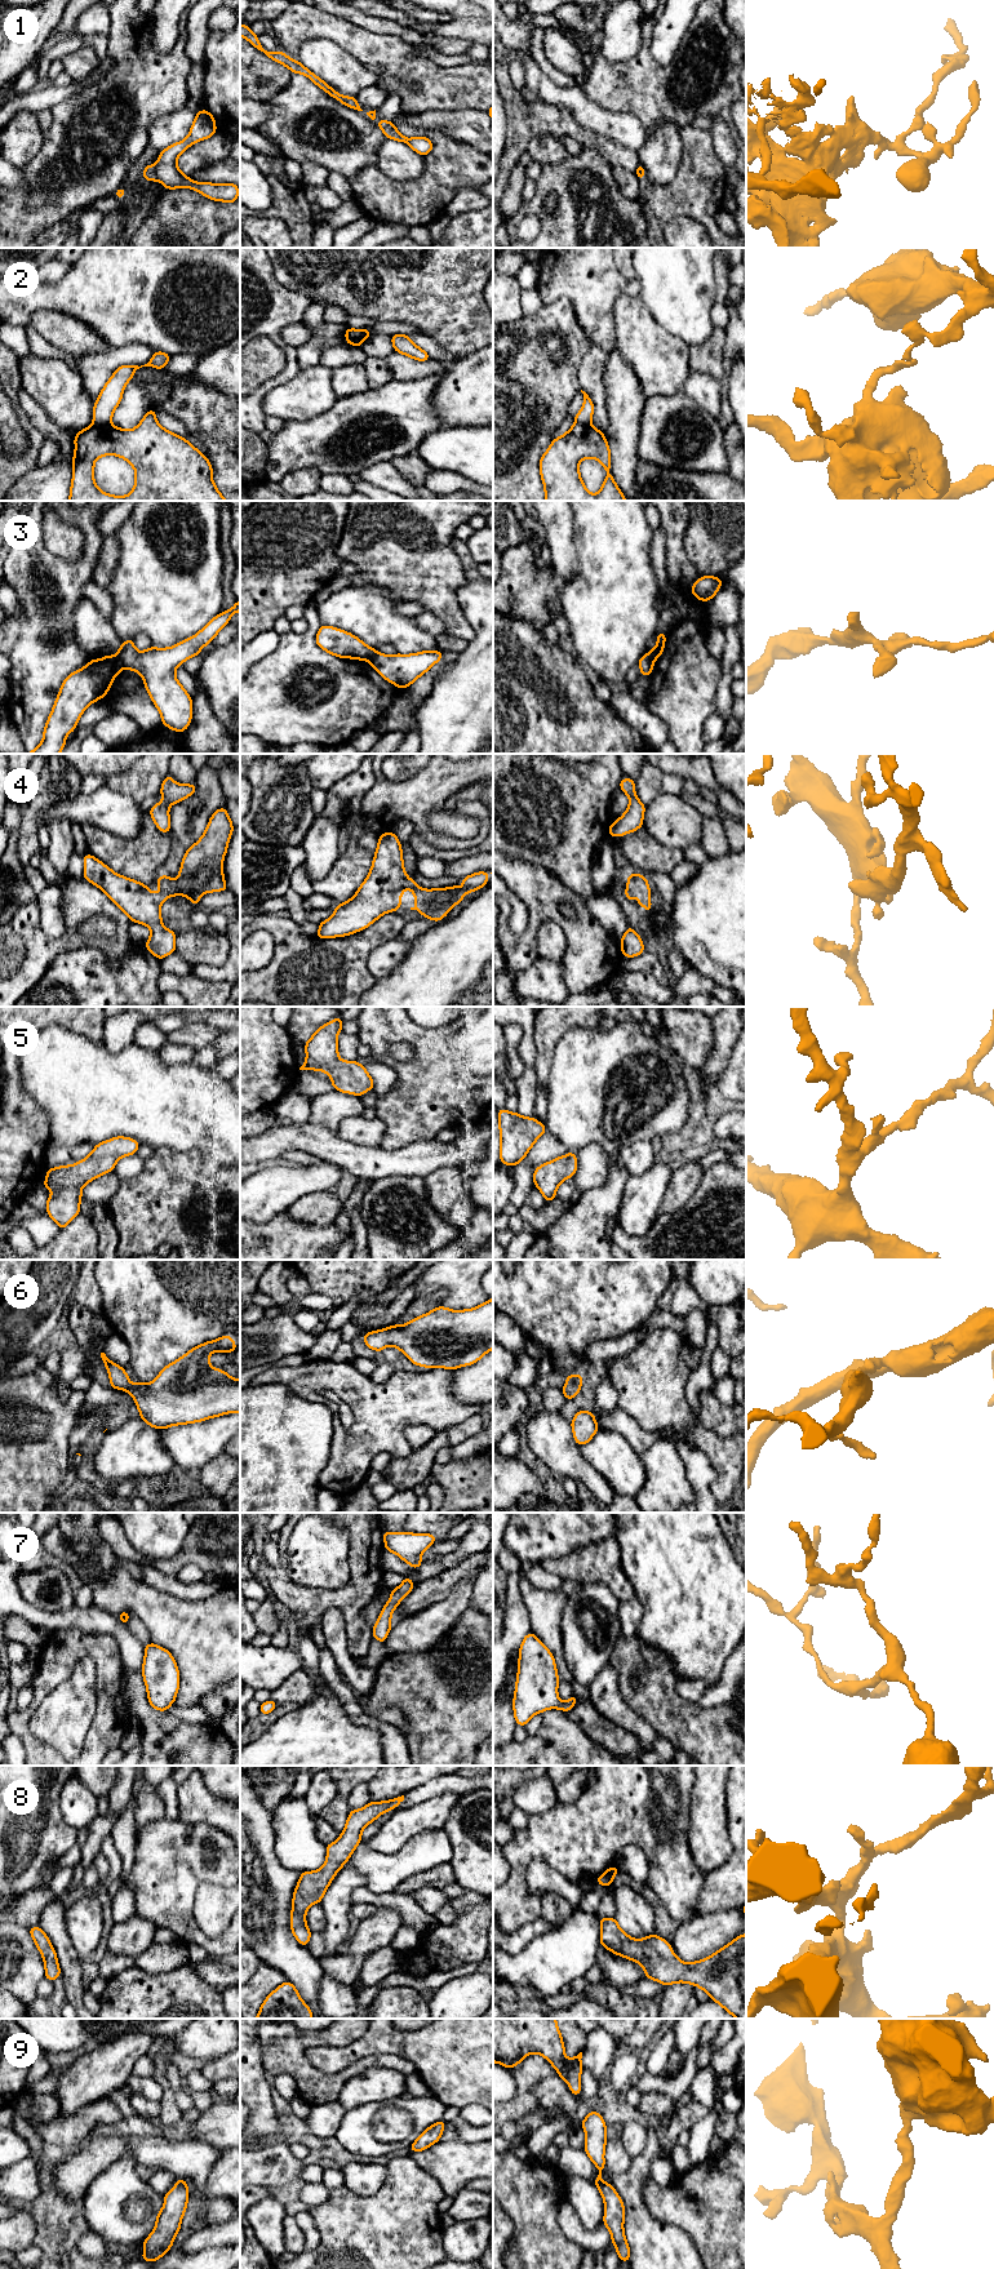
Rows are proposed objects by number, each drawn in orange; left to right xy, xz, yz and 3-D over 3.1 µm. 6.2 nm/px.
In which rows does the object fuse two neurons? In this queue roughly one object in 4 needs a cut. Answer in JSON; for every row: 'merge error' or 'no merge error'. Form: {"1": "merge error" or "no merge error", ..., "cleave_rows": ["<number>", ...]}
{"1": "merge error", "2": "merge error", "3": "merge error", "4": "no merge error", "5": "no merge error", "6": "no merge error", "7": "no merge error", "8": "no merge error", "9": "no merge error", "cleave_rows": ["1", "2", "3"]}

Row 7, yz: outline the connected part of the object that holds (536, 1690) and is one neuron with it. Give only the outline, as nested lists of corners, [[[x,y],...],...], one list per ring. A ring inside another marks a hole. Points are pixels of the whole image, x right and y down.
[[[528,1633],[519,1648],[518,1677],[512,1700],[514,1717],[518,1726],[546,1709],[560,1709],[568,1713],[578,1697],[568,1701],[558,1697],[558,1670],[549,1648],[533,1634]]]

